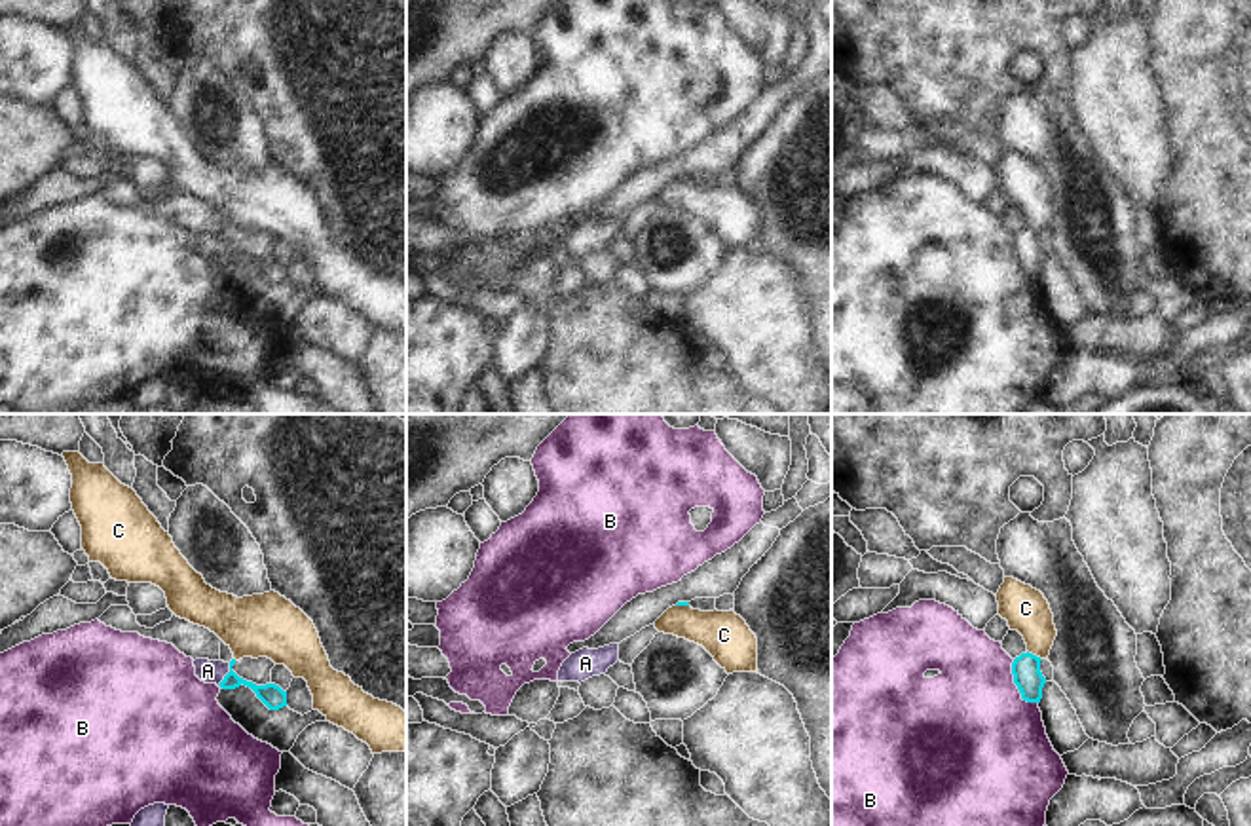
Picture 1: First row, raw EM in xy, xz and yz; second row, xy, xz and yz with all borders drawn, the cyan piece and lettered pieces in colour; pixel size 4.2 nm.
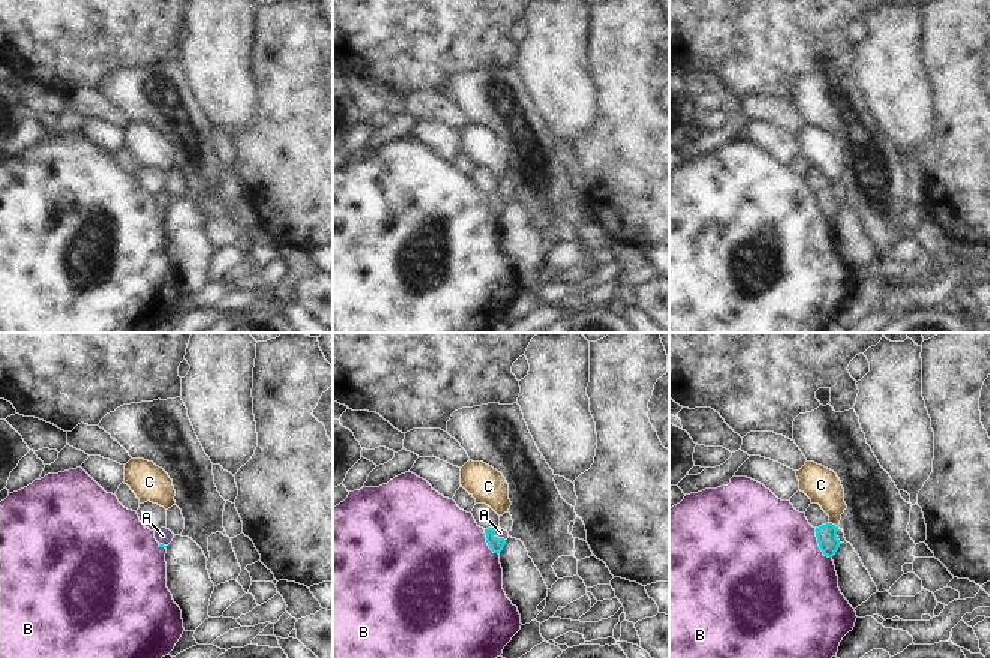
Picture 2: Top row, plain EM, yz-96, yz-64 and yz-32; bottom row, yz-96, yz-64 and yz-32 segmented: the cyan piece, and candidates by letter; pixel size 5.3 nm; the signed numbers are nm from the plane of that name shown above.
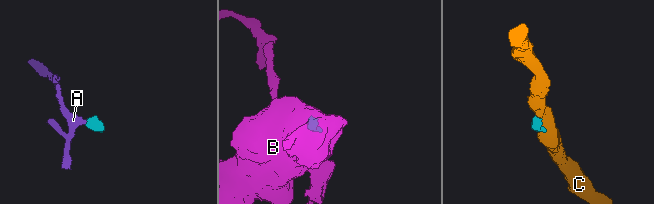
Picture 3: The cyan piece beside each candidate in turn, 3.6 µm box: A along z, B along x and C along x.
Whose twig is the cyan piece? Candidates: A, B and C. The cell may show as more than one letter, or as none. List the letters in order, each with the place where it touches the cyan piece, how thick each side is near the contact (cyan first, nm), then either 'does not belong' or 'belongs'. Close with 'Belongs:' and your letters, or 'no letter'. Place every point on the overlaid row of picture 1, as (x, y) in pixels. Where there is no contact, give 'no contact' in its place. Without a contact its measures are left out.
A: xy (226, 675) | 100/100 nm | belongs
B: yz (1016, 684) | 120/480 nm | does not belong
C: yz (1035, 656) | 120/190 nm | does not belong
Belongs: A

